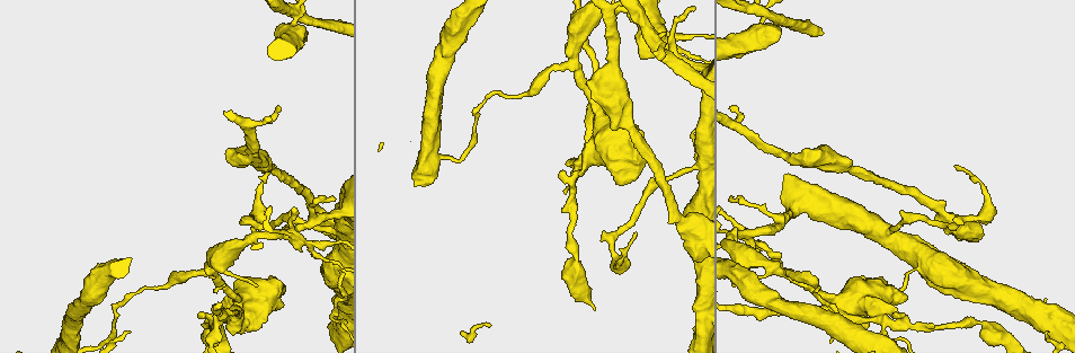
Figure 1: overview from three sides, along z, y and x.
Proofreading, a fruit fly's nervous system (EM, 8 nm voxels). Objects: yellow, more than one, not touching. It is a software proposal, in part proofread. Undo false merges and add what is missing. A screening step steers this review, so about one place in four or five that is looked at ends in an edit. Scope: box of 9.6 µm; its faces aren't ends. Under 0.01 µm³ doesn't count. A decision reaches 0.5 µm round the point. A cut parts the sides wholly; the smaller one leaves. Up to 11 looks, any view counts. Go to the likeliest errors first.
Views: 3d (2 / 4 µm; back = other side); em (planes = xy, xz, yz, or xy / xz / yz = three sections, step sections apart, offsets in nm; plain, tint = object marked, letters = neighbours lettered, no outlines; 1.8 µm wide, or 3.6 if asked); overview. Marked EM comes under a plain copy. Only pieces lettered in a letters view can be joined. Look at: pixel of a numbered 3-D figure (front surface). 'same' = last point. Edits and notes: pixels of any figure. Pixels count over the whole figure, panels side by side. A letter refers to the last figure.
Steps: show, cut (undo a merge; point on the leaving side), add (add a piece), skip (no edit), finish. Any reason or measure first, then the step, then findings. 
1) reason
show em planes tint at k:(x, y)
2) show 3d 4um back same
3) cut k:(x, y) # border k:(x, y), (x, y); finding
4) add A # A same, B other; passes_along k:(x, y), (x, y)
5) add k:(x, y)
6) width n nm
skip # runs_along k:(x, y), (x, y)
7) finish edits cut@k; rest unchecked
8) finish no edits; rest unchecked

abrupt turn
show em 3.6um xz step 8 letters at 1:(655, 43)

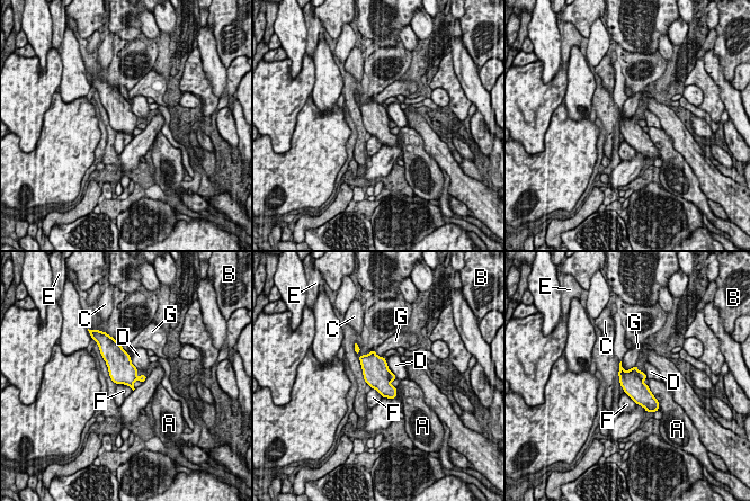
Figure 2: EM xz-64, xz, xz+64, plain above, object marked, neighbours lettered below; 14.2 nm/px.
longest_contact A 340 nm
cut 2:(641, 375) # A other, B other, C other, D other, E other, F other, G other; border 2:(637, 372), (637, 376), (642, 381); two neurons meet here

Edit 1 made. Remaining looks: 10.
show overview

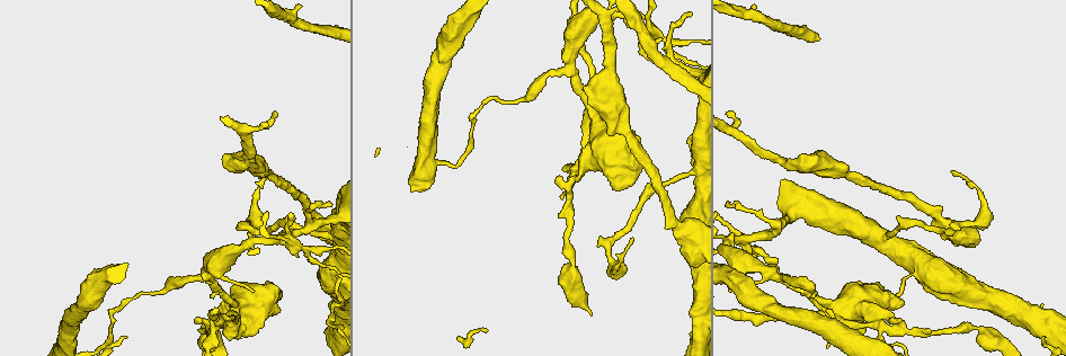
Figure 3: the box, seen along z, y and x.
sharp bend
show 3d 4um at 3:(237, 328)

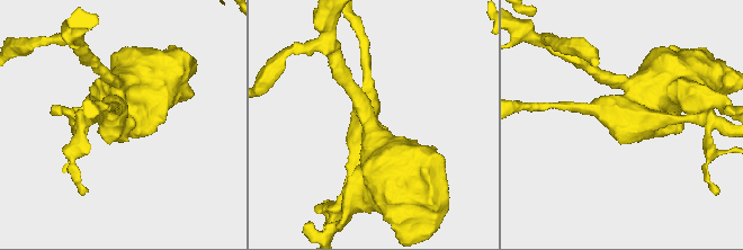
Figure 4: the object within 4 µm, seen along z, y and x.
now the EM
show em 3.6um planes tint at 4:(121, 122)

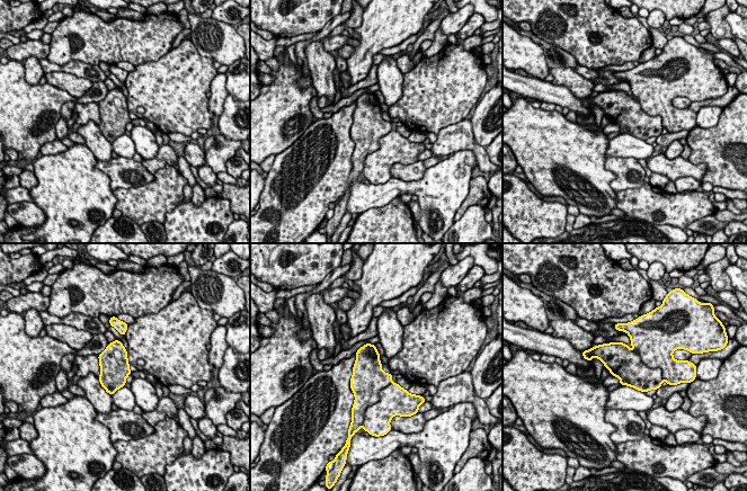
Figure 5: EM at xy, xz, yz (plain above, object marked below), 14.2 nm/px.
show em 3.6um planes letters same

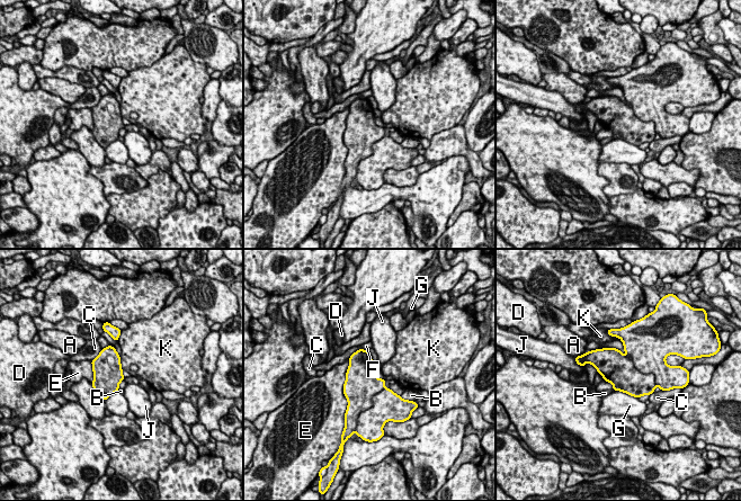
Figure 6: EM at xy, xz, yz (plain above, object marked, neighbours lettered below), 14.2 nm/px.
longest_contact E 700 nm
cut 6:(630, 379) # A other, B other, C other, D other, E other, F other, G other, J other, K other; border 6:(631, 358), (653, 375), (655, 385); two neurons meet here

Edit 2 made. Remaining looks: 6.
show overview

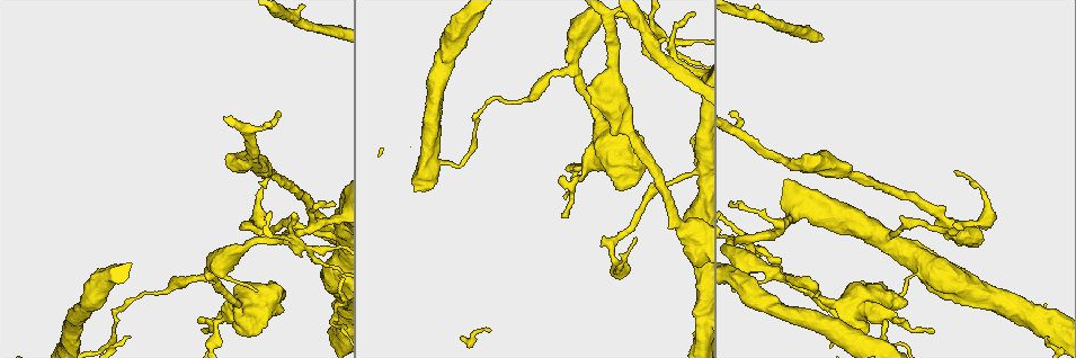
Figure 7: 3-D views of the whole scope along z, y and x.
small branch off a trunk
show 3d 2um at 7:(315, 248)

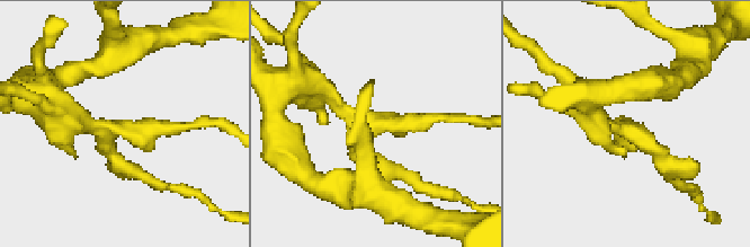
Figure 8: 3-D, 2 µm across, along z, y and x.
arms 3; shape alone is not enough
show em planes tint at 8:(369, 122)

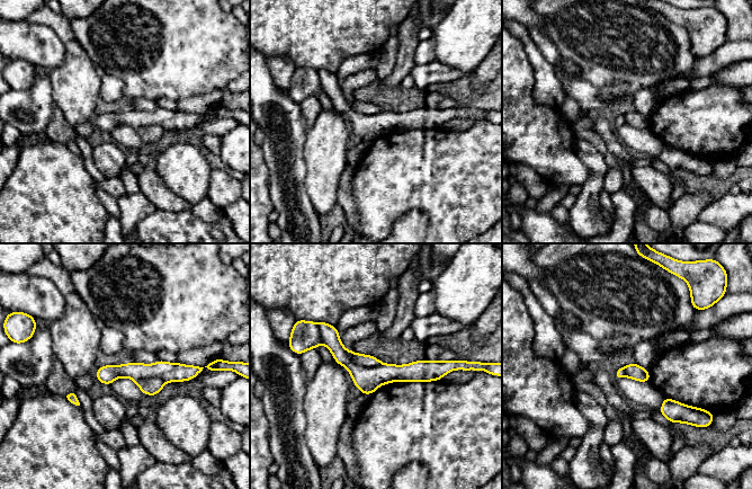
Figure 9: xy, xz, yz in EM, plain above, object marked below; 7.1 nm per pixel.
see the neighbours
show em planes letters same

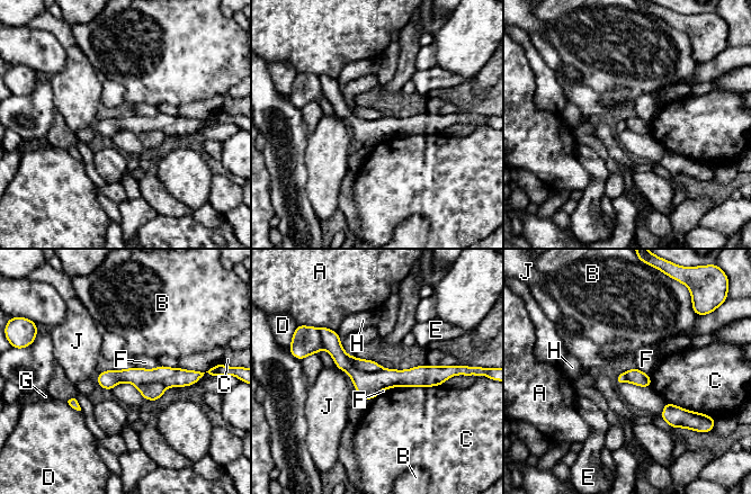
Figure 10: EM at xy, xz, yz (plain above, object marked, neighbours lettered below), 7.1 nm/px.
width 110 nm
cut 10:(368, 385) # A other, B other, C other, D other, E other, F other, G other, H other, J other; part_leaving 10:(323, 335), (359, 378), (445, 369); two neurons meet here

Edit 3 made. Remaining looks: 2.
thin end
show 3d 2um at 7:(637, 239)

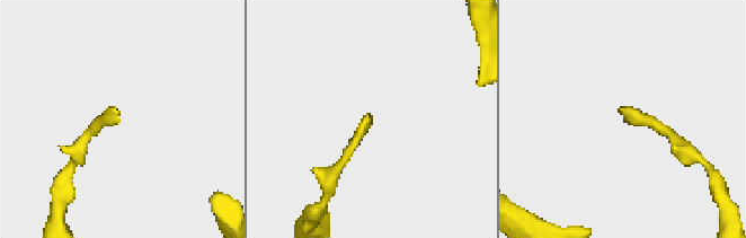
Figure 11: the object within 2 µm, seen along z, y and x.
show em planes letters at 11:(618, 112)

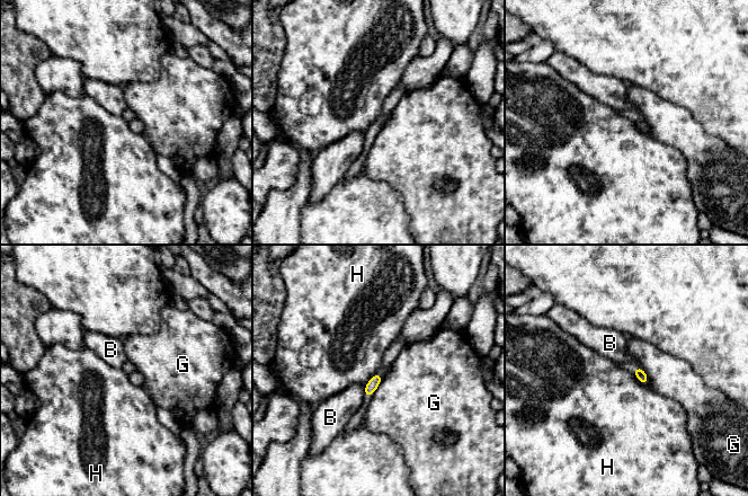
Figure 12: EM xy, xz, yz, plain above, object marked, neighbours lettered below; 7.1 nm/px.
skip # B other, G other, H other; border 12:(377, 372), (365, 386); no lettered piece goes on from it

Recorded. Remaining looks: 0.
finish edits cut@2, cut@6, cut@10; rest unchecked

